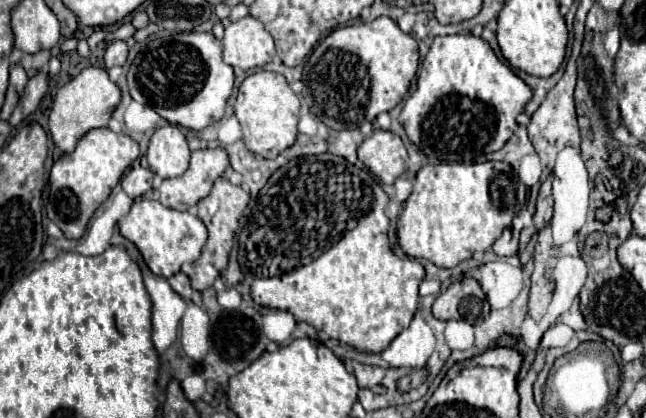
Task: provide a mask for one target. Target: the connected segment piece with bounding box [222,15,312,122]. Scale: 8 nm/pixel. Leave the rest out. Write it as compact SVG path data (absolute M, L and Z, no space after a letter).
M248 15L248 17L244 17L244 19L238 19L238 21L230 23L230 25L226 27L226 33L224 33L222 45L224 45L224 61L226 61L228 65L232 65L232 67L240 67L240 69L244 69L244 71L254 69L254 67L259 67L259 69L264 69L264 71L280 73L280 75L284 75L284 77L286 77L288 85L290 85L290 89L292 89L292 91L298 95L298 99L300 99L298 122L302 114L311 112L312 94L301 92L310 91L306 87L304 81L302 81L304 65L300 64L296 67L288 67L281 61L272 59L272 57L274 57L274 39L272 39L272 35L268 35L268 33L266 33L264 25L262 25L258 19L254 19L254 17L250 17L250 15Z

